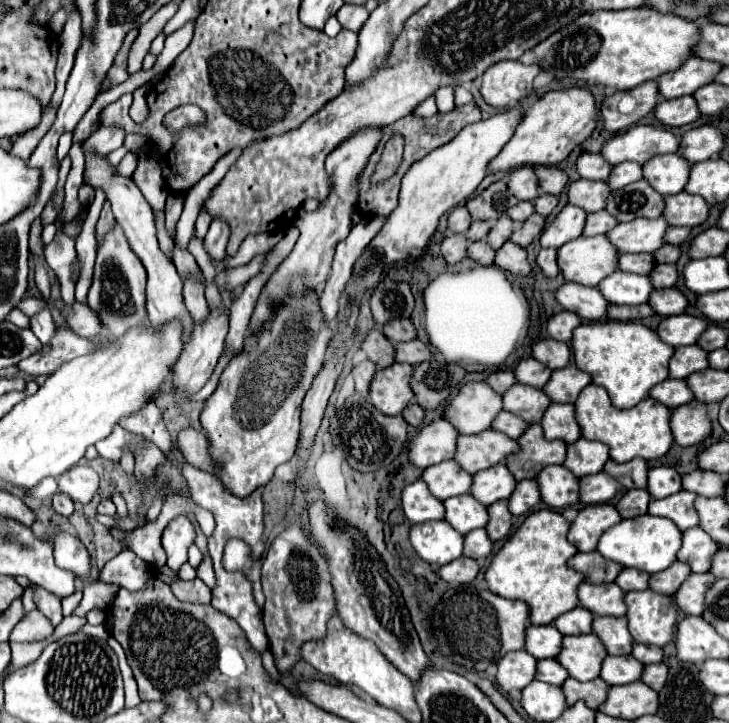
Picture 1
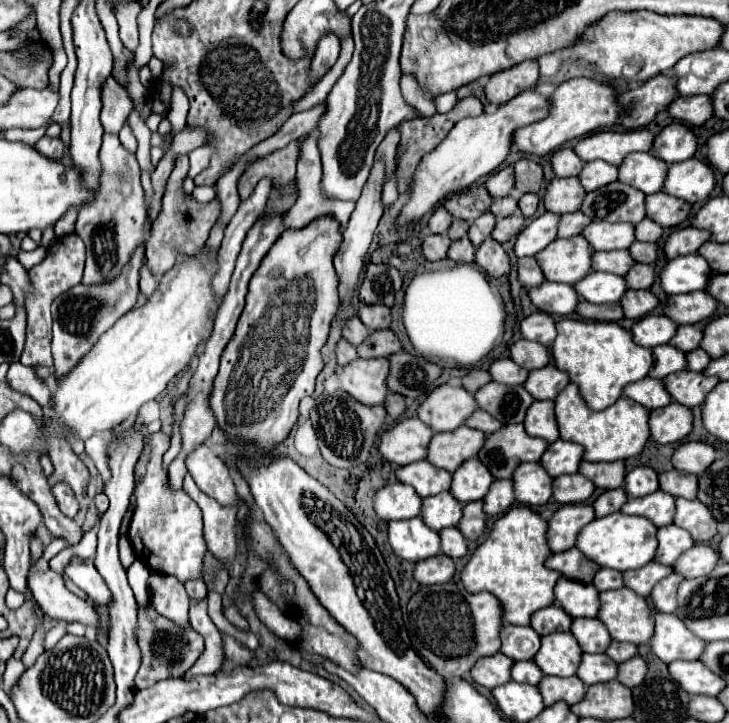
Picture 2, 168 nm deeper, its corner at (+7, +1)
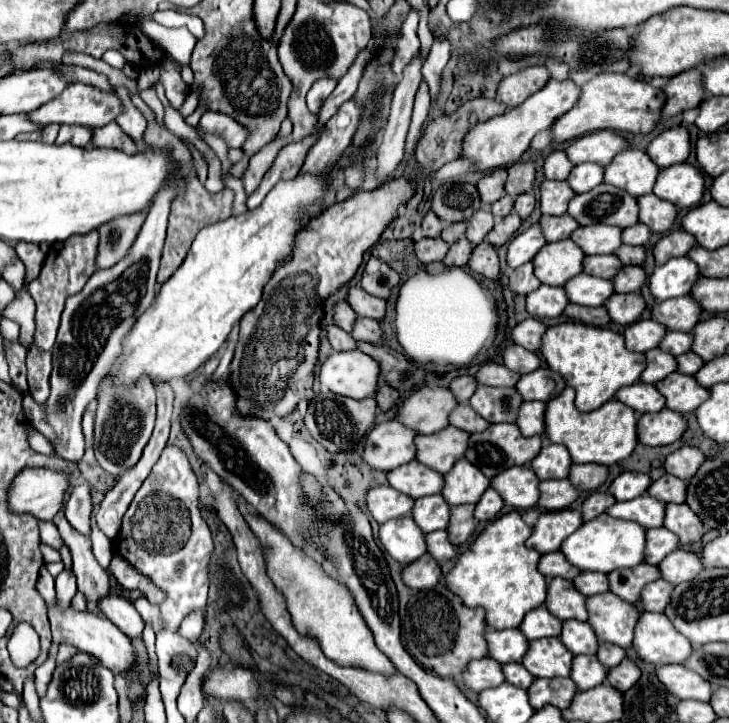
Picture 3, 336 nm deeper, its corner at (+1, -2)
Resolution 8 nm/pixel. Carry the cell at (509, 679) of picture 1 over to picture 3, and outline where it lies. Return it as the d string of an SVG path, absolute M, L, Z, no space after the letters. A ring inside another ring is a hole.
M491 657L469 661L463 671L465 687L469 687L477 693L481 693L483 689L489 689L489 687L497 687L503 681L505 681L505 677L503 677L501 665Z

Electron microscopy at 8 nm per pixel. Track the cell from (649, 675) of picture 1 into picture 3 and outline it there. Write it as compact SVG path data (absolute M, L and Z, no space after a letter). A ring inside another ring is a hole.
M623 659L619 665L615 665L607 671L607 683L623 693L623 691L631 689L631 685L635 685L635 681L639 681L639 673L641 673L639 667L631 659Z

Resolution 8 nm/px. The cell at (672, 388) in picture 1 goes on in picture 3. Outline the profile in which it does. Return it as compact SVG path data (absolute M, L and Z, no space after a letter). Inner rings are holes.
M633 383L631 387L623 387L615 393L615 399L629 405L637 413L655 413L665 407L661 393L655 389L655 385L647 383Z

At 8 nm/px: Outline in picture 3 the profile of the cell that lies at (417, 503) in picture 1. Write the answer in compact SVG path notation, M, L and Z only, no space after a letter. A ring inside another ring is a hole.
M389 485L371 487L367 491L367 509L377 523L409 515L413 499L391 489Z

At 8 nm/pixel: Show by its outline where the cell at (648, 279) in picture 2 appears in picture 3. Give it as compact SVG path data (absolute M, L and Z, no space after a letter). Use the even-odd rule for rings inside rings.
M623 267L611 279L611 283L613 283L615 293L633 293L633 291L641 289L645 279L647 279L647 275L641 267Z

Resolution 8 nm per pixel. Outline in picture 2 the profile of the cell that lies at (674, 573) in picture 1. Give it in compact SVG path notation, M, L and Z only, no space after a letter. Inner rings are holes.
M653 560L653 562L649 562L649 566L625 572L625 586L647 598L651 594L653 586L657 582L661 582L663 578L667 578L669 574L673 574L671 566L665 566L665 564L659 564Z

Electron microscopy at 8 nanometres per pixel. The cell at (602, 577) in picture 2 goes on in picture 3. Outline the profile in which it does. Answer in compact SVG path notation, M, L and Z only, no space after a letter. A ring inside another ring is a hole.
M579 573L573 579L573 587L583 595L597 595L607 591L607 577L605 573Z

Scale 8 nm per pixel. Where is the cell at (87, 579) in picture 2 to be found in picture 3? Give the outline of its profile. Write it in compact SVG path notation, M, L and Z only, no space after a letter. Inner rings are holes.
M113 593L107 595L101 603L101 611L103 615L117 625L129 639L141 639L143 629L145 629L145 621L141 619L141 615L137 613L135 605L131 605L129 601L125 601L123 597L115 597Z

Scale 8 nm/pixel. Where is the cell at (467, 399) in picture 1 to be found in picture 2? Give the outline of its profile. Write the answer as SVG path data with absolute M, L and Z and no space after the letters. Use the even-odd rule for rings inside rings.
M443 384L419 406L417 416L435 432L453 432L477 410L477 400L463 386Z

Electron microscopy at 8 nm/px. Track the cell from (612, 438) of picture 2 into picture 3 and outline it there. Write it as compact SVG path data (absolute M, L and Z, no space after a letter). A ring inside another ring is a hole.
M565 387L559 397L547 401L545 407L545 435L551 443L561 443L569 449L573 463L613 465L631 455L637 445L637 413L621 401L607 401L595 411L579 413L575 409L575 389Z

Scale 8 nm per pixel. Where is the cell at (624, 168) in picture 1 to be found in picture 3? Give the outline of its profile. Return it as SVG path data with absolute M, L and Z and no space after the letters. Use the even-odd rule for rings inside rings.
M591 163L575 165L567 177L567 183L575 193L587 193L595 185L603 183L603 167Z

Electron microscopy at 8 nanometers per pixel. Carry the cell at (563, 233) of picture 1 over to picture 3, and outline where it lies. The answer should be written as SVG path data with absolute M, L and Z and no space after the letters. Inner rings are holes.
M539 225L529 227L527 231L519 233L507 247L507 265L511 269L517 269L519 265L531 261L537 251L543 247L543 233L539 229Z

